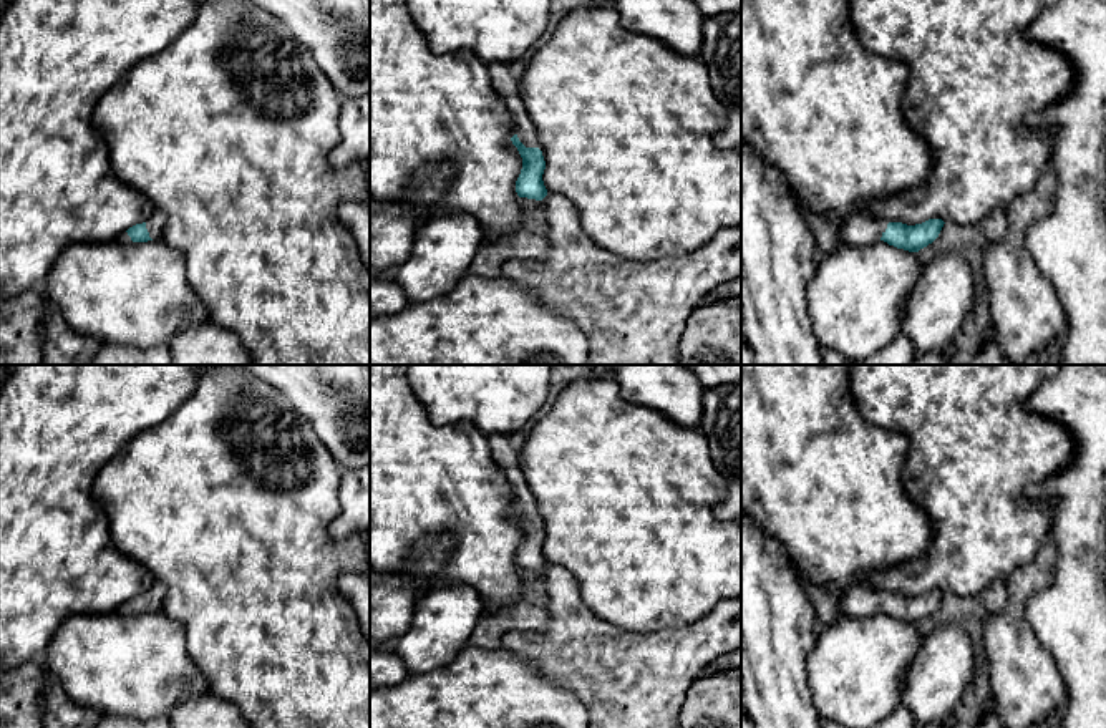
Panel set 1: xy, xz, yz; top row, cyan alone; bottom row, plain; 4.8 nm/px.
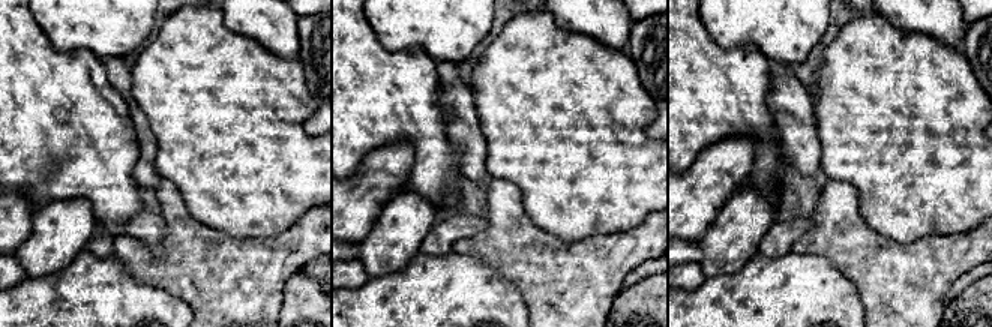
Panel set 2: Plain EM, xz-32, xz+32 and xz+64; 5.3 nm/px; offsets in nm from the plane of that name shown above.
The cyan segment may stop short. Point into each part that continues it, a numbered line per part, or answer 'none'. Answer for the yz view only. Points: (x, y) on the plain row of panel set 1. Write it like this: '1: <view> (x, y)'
1: yz (861, 599)

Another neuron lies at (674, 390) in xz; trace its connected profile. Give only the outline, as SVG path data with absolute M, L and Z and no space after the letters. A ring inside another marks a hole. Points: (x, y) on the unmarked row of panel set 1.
M614 365L620 395L653 408L675 425L700 430L705 388L685 365Z

